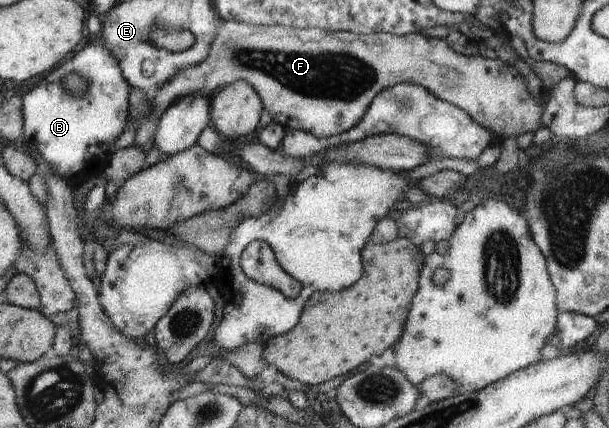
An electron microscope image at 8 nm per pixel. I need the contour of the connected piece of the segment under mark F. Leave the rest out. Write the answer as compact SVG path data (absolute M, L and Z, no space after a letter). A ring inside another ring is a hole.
M224 21L224 23L220 23L220 25L216 27L216 37L214 37L212 47L210 47L210 51L208 51L208 57L206 57L202 63L194 65L194 67L184 67L184 69L180 69L180 71L178 71L178 73L176 73L170 81L166 81L166 83L160 87L160 91L156 93L156 97L148 101L148 103L150 103L150 111L152 111L152 113L148 113L148 115L140 117L140 121L136 119L136 127L133 127L133 124L131 123L131 129L134 130L134 135L136 135L134 144L138 147L138 149L142 149L142 151L146 154L150 151L150 149L152 149L155 145L154 131L157 130L157 123L159 122L160 117L162 117L162 114L166 111L166 109L168 109L168 107L170 107L170 105L172 105L172 103L174 103L174 101L182 99L184 95L204 95L204 97L210 98L223 86L232 85L232 83L236 83L236 81L246 81L246 83L253 85L254 91L256 91L258 97L260 97L260 101L262 101L263 108L270 112L272 121L279 123L288 129L303 129L304 131L319 138L332 137L344 133L348 131L348 129L352 129L354 125L358 125L358 123L360 123L360 119L362 119L364 113L366 113L366 109L368 109L376 95L378 95L380 91L390 89L390 87L394 87L394 85L398 85L399 83L414 82L416 85L424 87L424 89L432 93L434 97L437 97L442 101L447 101L448 103L458 107L458 109L462 109L462 111L466 111L466 113L468 113L468 115L476 121L478 126L488 129L492 137L498 142L502 142L510 137L518 137L528 132L534 134L542 127L542 112L545 108L545 106L540 103L540 98L528 91L527 80L524 78L524 75L516 70L514 65L508 65L508 63L504 63L504 61L500 61L500 59L482 57L482 55L460 55L460 53L456 53L456 51L448 45L448 41L445 41L445 39L429 37L428 35L424 35L424 33L406 34L400 36L388 32L374 32L366 35L360 35L352 34L349 31L313 30L312 27L282 27L281 25L268 27L246 25L246 23L238 23L237 21ZM456 75L458 75L458 77L462 75L462 87L460 87L460 83L456 85Z

